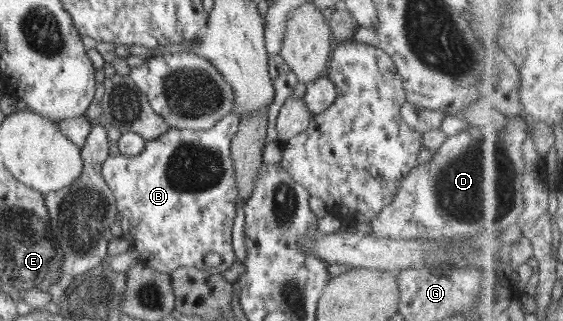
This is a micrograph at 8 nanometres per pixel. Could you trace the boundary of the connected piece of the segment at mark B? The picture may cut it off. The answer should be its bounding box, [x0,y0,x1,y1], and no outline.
[101,113,243,274]

